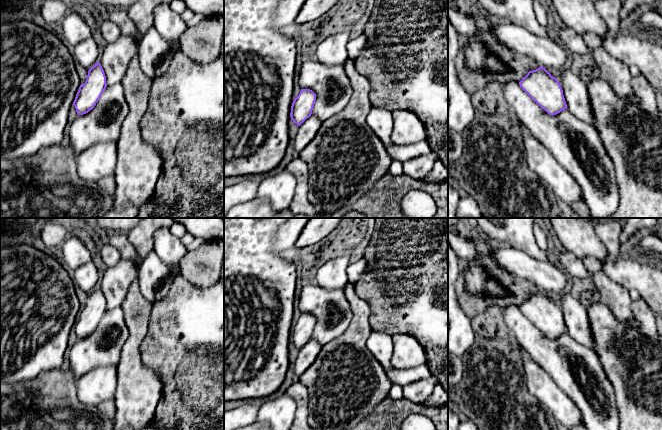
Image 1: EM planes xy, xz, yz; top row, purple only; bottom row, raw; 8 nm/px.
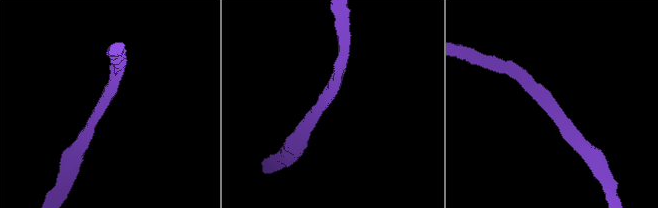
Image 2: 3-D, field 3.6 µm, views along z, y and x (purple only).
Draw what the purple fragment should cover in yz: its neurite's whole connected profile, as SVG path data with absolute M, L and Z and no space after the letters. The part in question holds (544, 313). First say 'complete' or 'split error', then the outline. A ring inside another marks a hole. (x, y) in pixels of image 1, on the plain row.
split error | M540 290L519 307L509 305L500 311L520 349L527 388L551 418L568 429L584 423L587 430L619 430L614 388L597 354L567 333L558 304Z

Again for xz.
split error | M351 253L336 257L321 266L315 276L315 282L304 285L298 307L301 311L299 319L291 330L291 344L300 350L311 339L322 347L343 334L352 319L352 311L344 295L344 288L349 283L347 267L350 264Z

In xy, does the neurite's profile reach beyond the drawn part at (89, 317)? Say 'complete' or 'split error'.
split error

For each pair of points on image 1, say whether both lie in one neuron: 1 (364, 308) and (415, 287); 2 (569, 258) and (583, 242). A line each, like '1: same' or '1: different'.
1: different
2: different

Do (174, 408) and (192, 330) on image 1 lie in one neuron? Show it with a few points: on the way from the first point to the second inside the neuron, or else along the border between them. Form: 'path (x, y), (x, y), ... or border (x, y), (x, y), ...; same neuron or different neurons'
path (192, 389), (192, 350); same neuron

